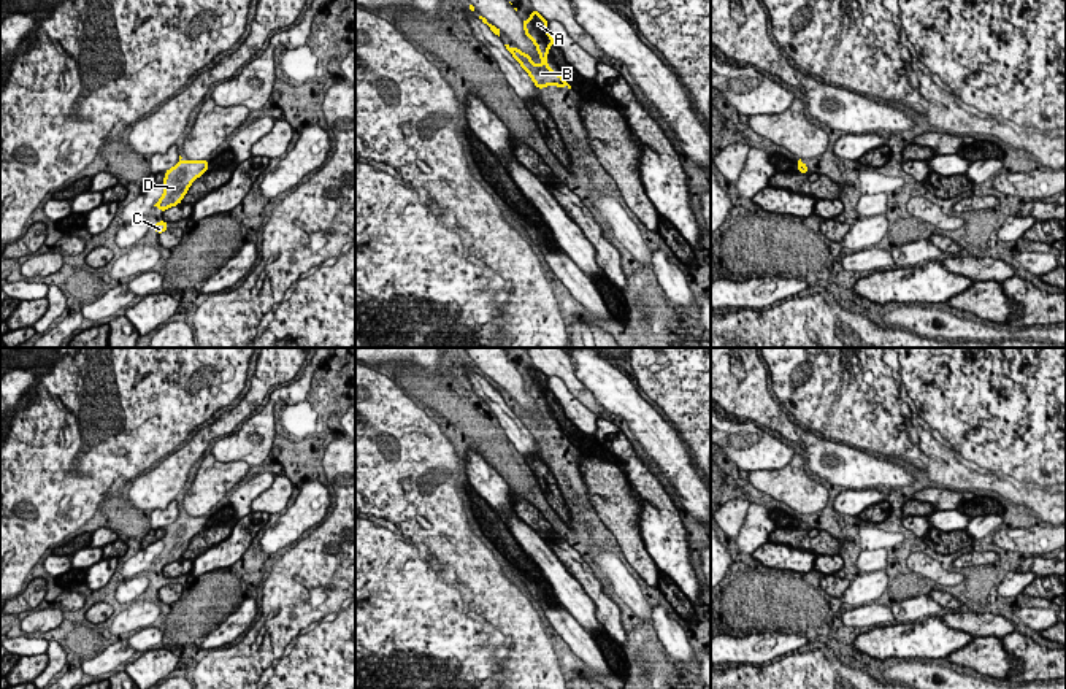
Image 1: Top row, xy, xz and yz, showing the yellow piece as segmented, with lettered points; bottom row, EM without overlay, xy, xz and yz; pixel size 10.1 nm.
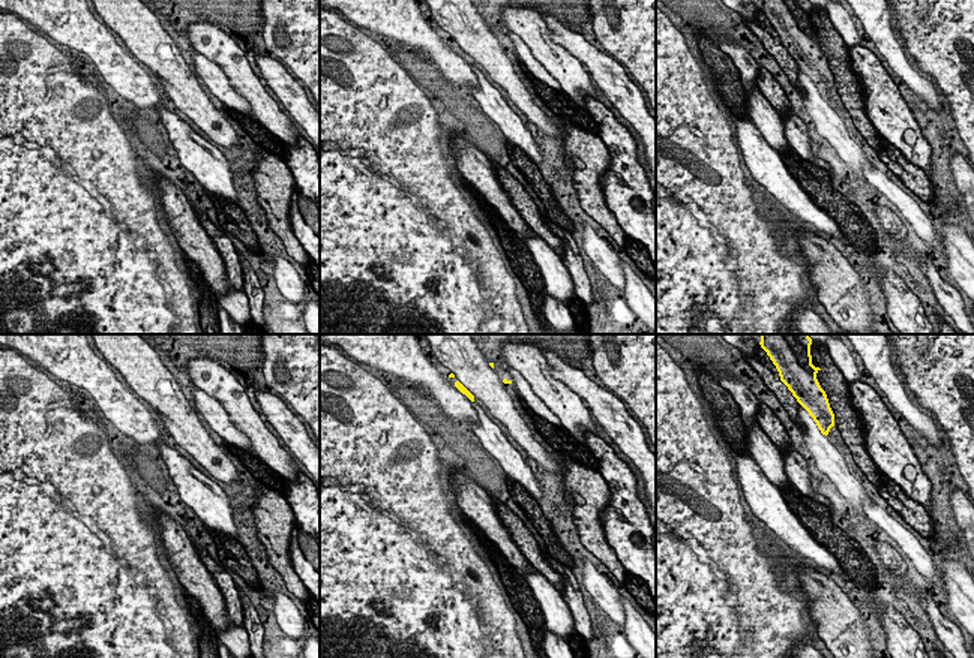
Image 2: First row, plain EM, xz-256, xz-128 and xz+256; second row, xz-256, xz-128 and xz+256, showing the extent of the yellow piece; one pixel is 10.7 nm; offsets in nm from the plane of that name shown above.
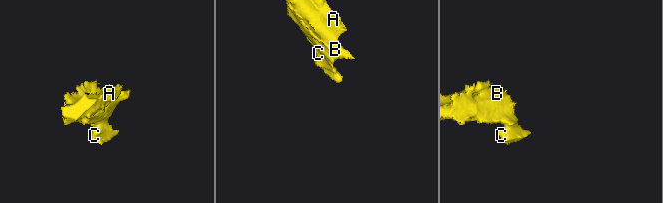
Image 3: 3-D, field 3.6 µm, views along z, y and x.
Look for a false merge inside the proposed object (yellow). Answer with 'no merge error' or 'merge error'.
no merge error

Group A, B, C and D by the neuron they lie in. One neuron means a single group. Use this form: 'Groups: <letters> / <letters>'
Groups: A B C D

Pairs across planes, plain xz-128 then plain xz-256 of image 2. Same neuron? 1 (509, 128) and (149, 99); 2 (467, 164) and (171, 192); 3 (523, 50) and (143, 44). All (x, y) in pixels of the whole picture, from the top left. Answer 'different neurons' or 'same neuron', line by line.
1: different neurons
2: same neuron
3: different neurons

